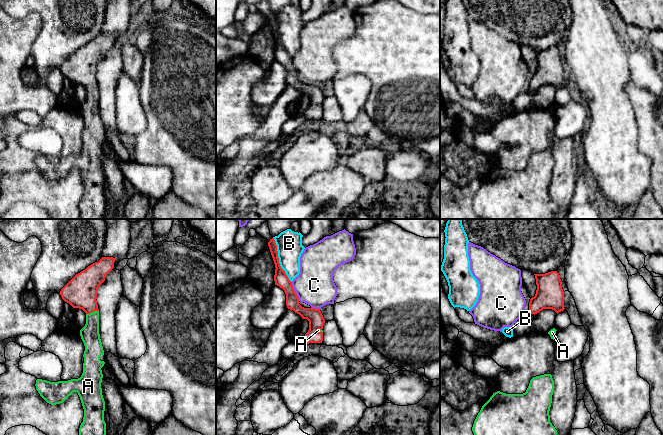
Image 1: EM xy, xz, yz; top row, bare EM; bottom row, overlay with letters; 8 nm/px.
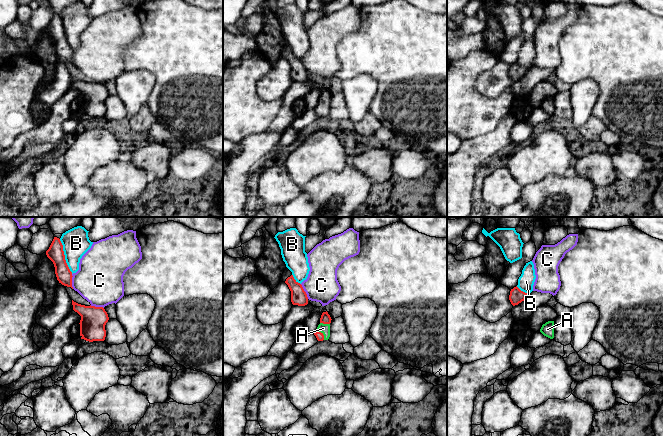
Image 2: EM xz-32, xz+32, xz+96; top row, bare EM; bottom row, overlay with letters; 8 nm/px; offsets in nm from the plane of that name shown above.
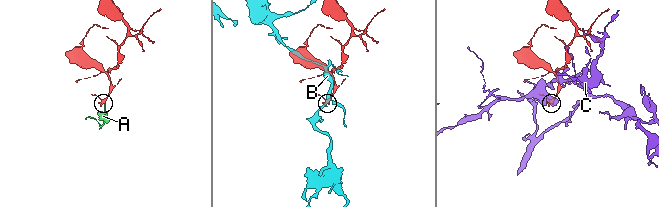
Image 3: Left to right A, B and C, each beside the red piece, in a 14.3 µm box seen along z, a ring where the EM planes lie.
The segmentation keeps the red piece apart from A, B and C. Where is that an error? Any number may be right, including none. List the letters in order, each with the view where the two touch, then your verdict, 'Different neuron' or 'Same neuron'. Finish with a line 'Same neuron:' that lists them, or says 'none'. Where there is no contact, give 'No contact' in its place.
A: Touches red in xy. Same neuron
B: Touches red in xz. Different neuron
C: Touches red in xz. Different neuron
Same neuron: A

